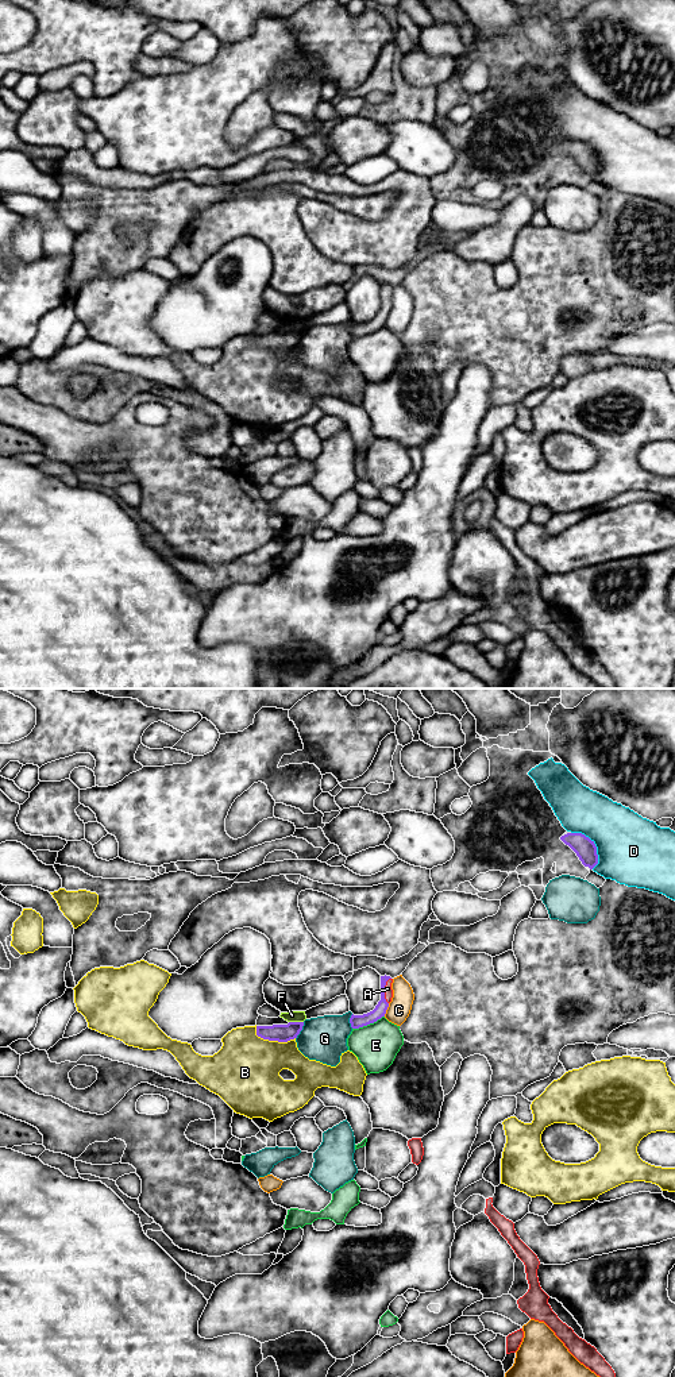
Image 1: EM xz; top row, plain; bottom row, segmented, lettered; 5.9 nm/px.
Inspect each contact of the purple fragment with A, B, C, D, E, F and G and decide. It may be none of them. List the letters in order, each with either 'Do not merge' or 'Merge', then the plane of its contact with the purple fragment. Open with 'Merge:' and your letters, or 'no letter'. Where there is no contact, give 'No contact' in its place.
Merge: A
A: Merge. Touches purple in xz
B: Do not merge. Touches purple in xz
C: Do not merge. Touches purple in xz
D: Do not merge. Touches purple in xz
E: Do not merge. Touches purple in xz
F: Do not merge. Touches purple in xz
G: Do not merge. Touches purple in xz

